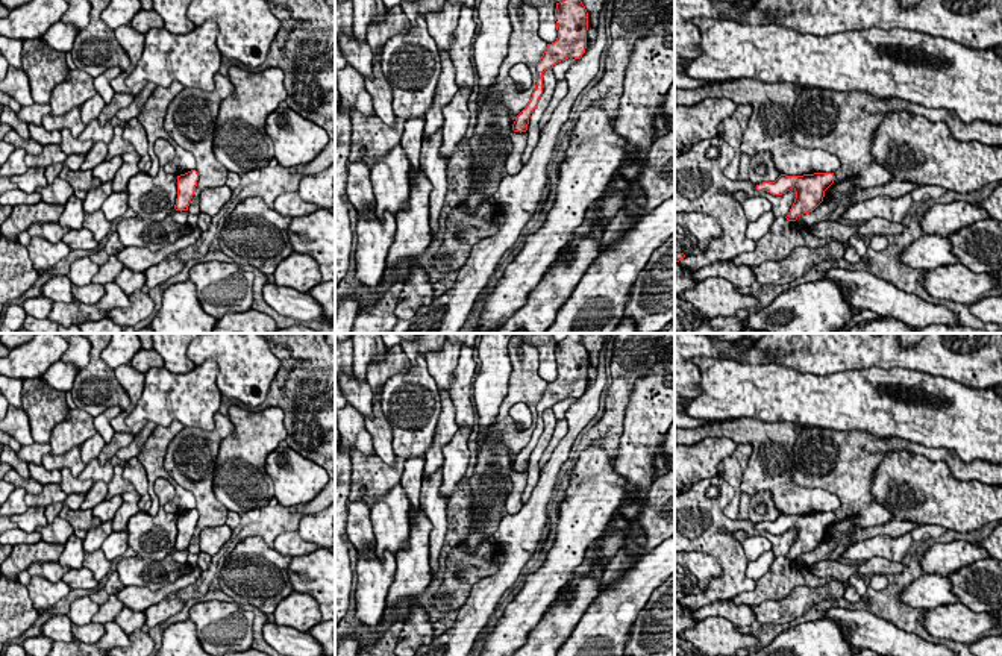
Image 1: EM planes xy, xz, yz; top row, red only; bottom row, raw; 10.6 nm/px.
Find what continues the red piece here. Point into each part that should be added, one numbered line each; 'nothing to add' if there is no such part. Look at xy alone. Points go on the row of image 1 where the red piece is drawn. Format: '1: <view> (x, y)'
nothing to add

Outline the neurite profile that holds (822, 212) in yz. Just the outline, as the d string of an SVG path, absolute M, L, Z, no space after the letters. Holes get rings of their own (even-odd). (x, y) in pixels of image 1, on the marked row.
M822 201L813 212L797 217L799 226L813 227L817 223L828 221L829 215L835 209L835 203Z

